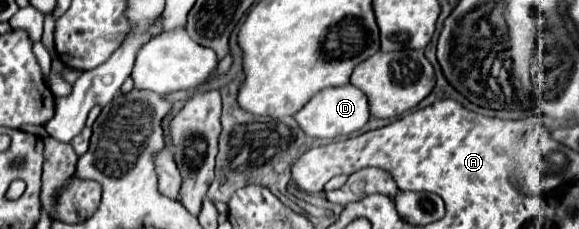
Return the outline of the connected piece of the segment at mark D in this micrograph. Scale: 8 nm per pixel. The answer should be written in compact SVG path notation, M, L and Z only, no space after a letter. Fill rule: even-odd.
M342 85L342 87L332 87L332 89L322 89L320 93L316 93L294 117L300 125L300 129L308 135L308 137L316 137L316 139L336 139L336 137L346 137L354 131L358 131L360 127L366 125L370 113L368 113L368 101L366 95L356 89L354 85Z

